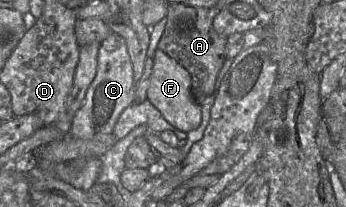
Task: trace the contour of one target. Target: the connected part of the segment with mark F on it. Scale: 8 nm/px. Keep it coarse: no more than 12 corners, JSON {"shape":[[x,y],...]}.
{"shape":[[160,49],[147,99],[183,132],[201,123],[190,74]]}

